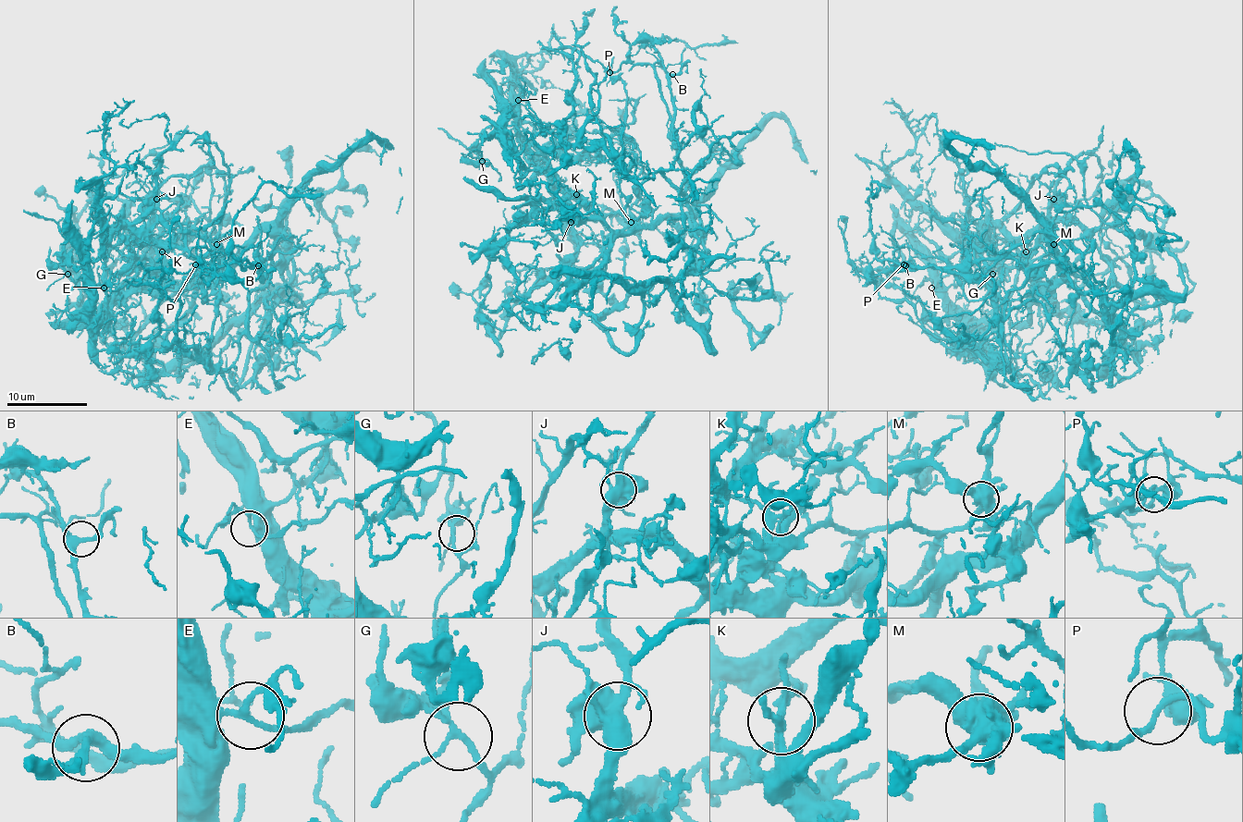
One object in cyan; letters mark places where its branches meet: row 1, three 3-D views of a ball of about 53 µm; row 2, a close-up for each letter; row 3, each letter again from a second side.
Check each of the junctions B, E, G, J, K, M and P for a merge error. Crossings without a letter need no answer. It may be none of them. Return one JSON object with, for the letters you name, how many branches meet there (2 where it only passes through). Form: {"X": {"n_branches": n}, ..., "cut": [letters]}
{"K": {"n_branches": 3}, "M": {"n_branches": 5}, "P": {"n_branches": 3}, "cut": ["K", "M", "P"]}

